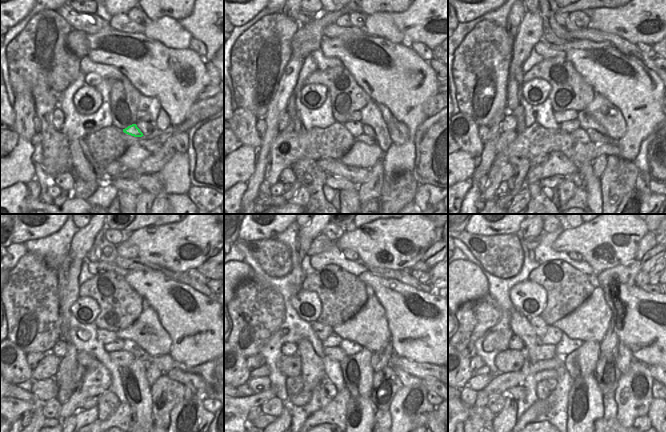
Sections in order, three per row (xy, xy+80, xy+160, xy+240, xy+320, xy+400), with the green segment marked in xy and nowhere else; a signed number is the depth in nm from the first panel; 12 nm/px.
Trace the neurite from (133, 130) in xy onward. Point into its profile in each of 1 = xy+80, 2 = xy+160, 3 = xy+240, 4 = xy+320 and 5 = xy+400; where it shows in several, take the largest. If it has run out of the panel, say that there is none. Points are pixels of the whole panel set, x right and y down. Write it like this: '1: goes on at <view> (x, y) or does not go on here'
1: goes on at xy+80 (355, 128)
2: goes on at xy+160 (569, 126)
3: goes on at xy+240 (118, 345)
4: goes on at xy+320 (333, 340)
5: goes on at xy+400 (553, 335)

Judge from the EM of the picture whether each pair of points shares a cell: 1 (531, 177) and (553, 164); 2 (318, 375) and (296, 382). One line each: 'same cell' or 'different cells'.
1: same cell
2: different cells

